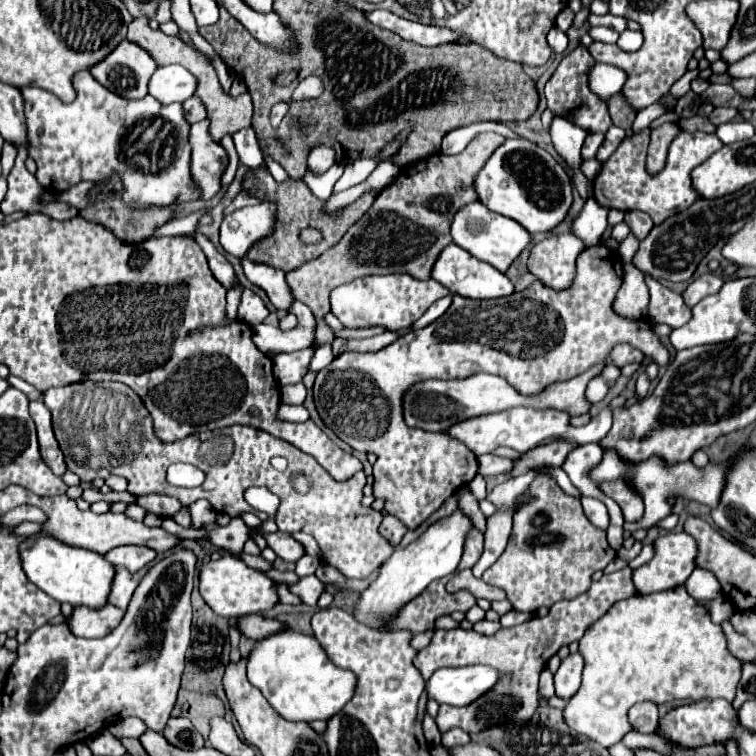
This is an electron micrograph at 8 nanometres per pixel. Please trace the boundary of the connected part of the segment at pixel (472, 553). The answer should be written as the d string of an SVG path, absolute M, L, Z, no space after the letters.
M471 530L471 534L467 536L467 542L465 542L465 552L463 552L459 570L473 568L477 564L477 560L481 558L481 554L483 554L483 534L479 530Z

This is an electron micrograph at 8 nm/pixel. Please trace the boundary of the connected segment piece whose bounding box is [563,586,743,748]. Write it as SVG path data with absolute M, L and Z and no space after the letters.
M685 586L647 596L637 594L615 602L595 624L587 628L587 634L583 634L579 640L579 654L585 660L583 682L577 694L565 706L563 718L571 730L595 740L605 748L621 742L621 738L633 730L627 720L627 712L637 702L651 700L655 704L665 704L685 698L693 702L703 698L723 698L733 702L743 666L743 662L729 652L721 626L711 622L707 610L699 606L693 596L689 596Z

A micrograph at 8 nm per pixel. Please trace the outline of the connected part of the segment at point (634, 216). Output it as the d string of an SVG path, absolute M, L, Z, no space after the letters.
M631 210L631 212L627 212L627 214L625 214L625 222L629 224L631 232L633 232L639 240L643 240L643 238L649 234L649 230L653 228L653 220L651 220L645 212L641 212L641 210Z

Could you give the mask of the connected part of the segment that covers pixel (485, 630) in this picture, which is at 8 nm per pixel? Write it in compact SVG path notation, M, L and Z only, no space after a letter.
M479 620L473 624L473 630L479 634L495 634L495 630L499 630L501 624L499 622L491 622L491 620Z

